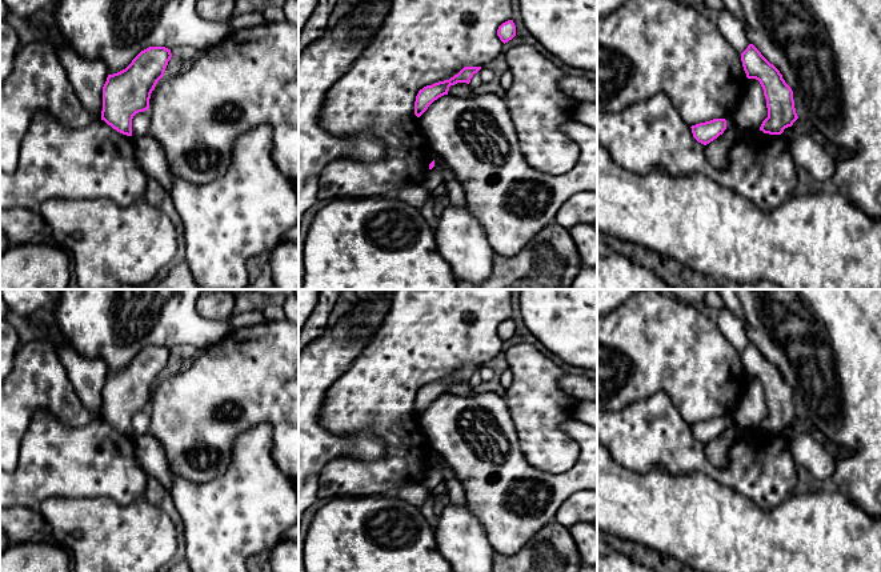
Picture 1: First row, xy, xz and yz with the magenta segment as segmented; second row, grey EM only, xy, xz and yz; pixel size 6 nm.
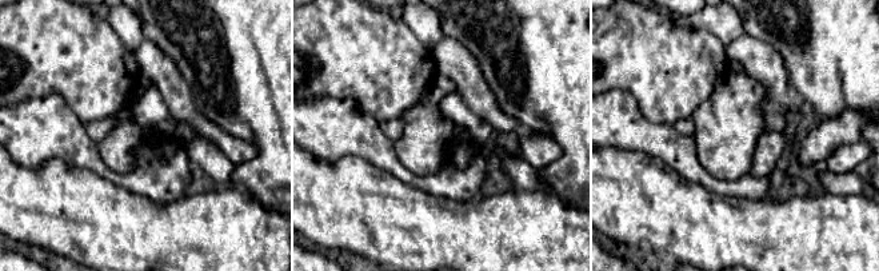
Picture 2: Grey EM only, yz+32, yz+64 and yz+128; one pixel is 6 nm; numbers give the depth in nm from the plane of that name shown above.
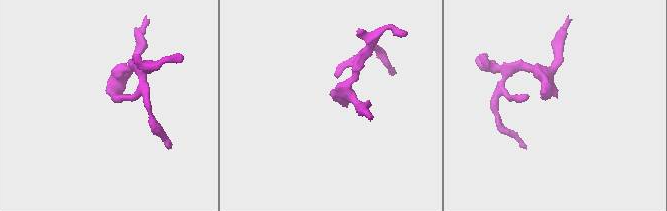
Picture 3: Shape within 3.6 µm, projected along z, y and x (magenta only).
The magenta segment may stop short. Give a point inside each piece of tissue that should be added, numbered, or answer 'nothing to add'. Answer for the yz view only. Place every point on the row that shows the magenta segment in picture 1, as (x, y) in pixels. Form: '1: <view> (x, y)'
nothing to add

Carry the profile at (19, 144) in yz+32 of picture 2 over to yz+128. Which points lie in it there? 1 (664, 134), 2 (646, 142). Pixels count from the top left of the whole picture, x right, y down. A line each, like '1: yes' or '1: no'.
1: yes
2: yes

